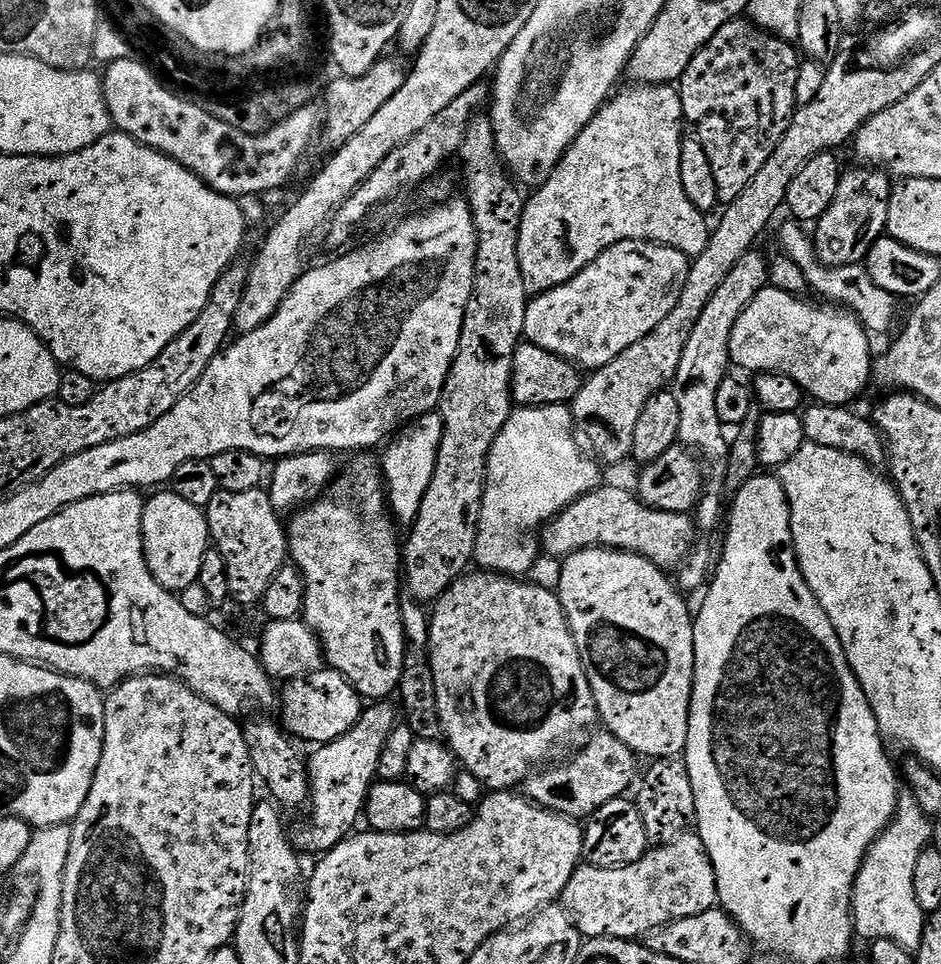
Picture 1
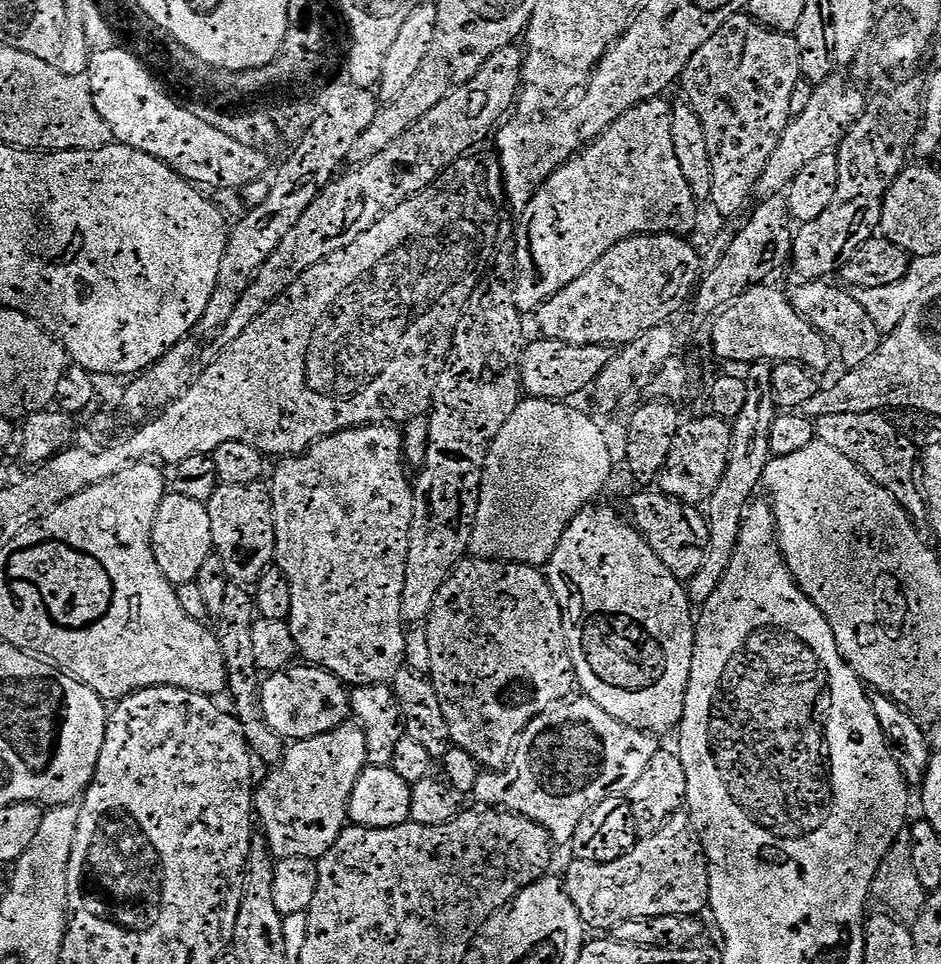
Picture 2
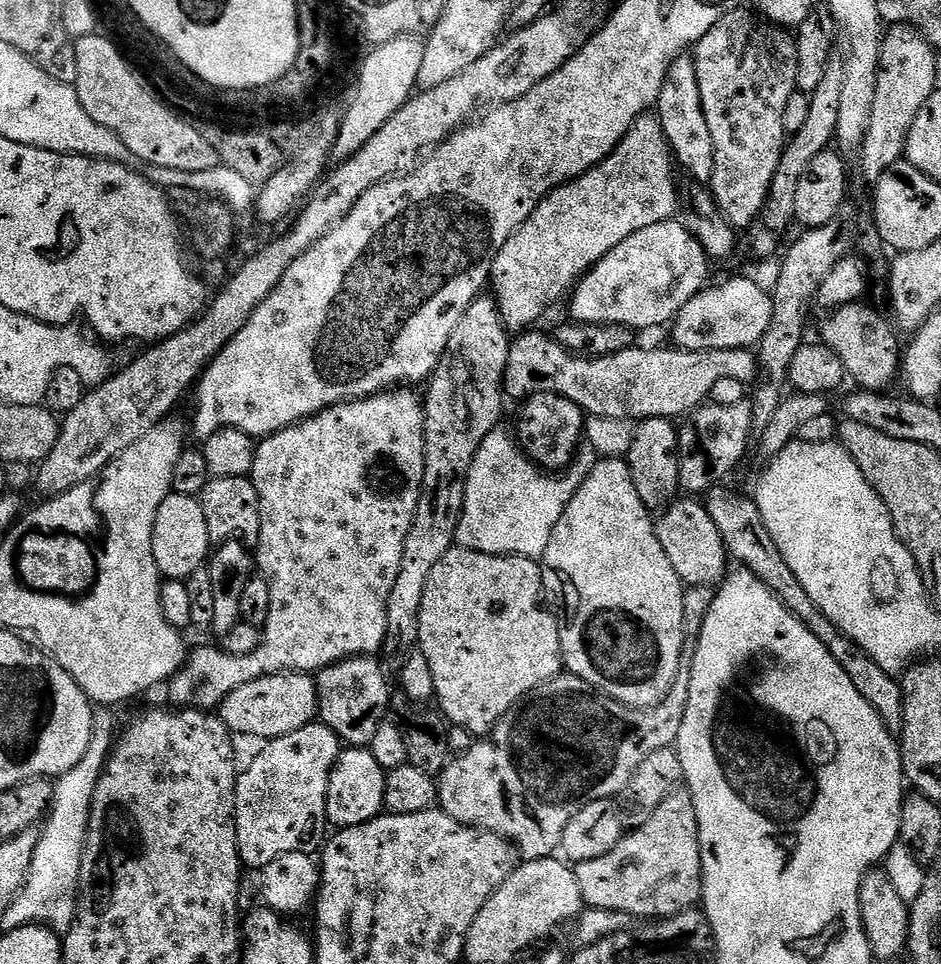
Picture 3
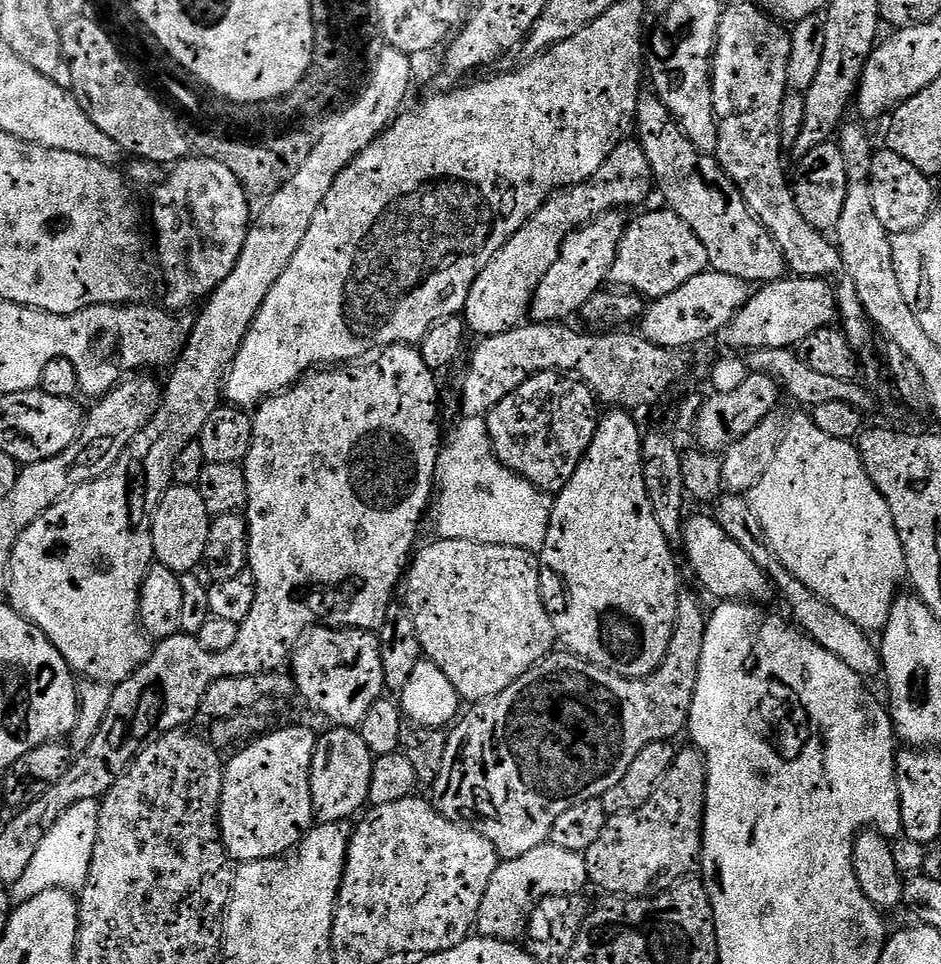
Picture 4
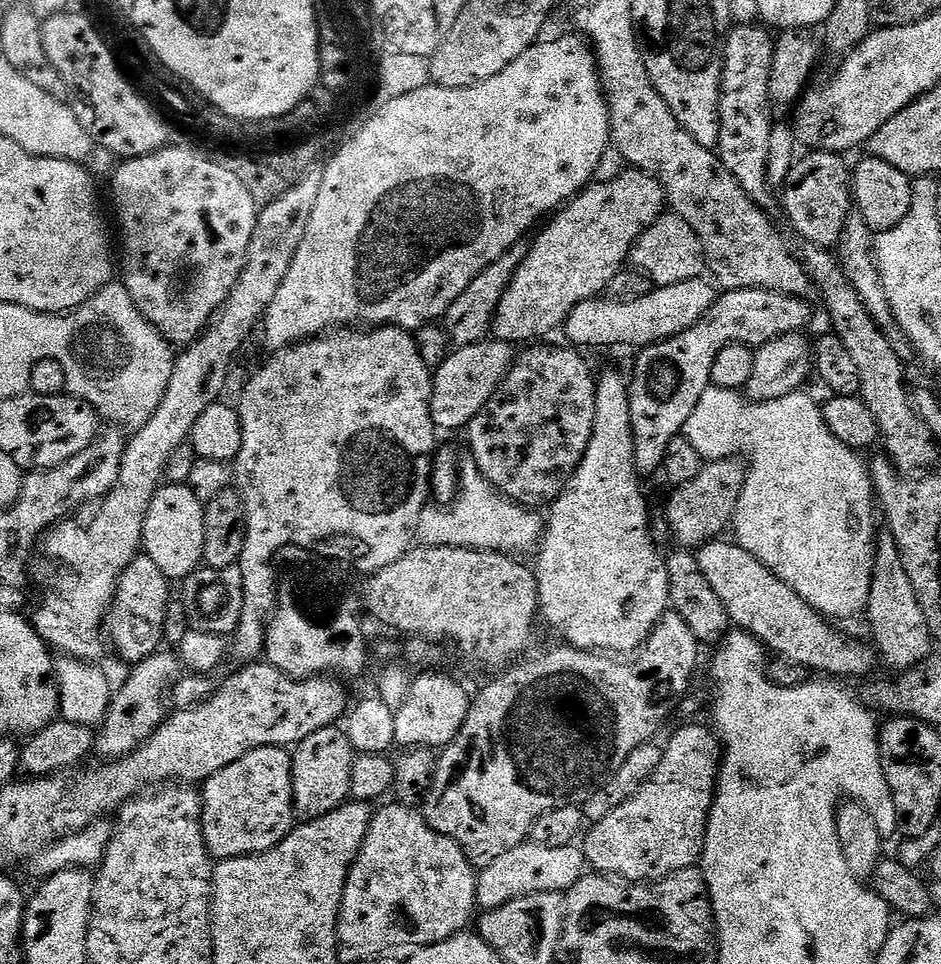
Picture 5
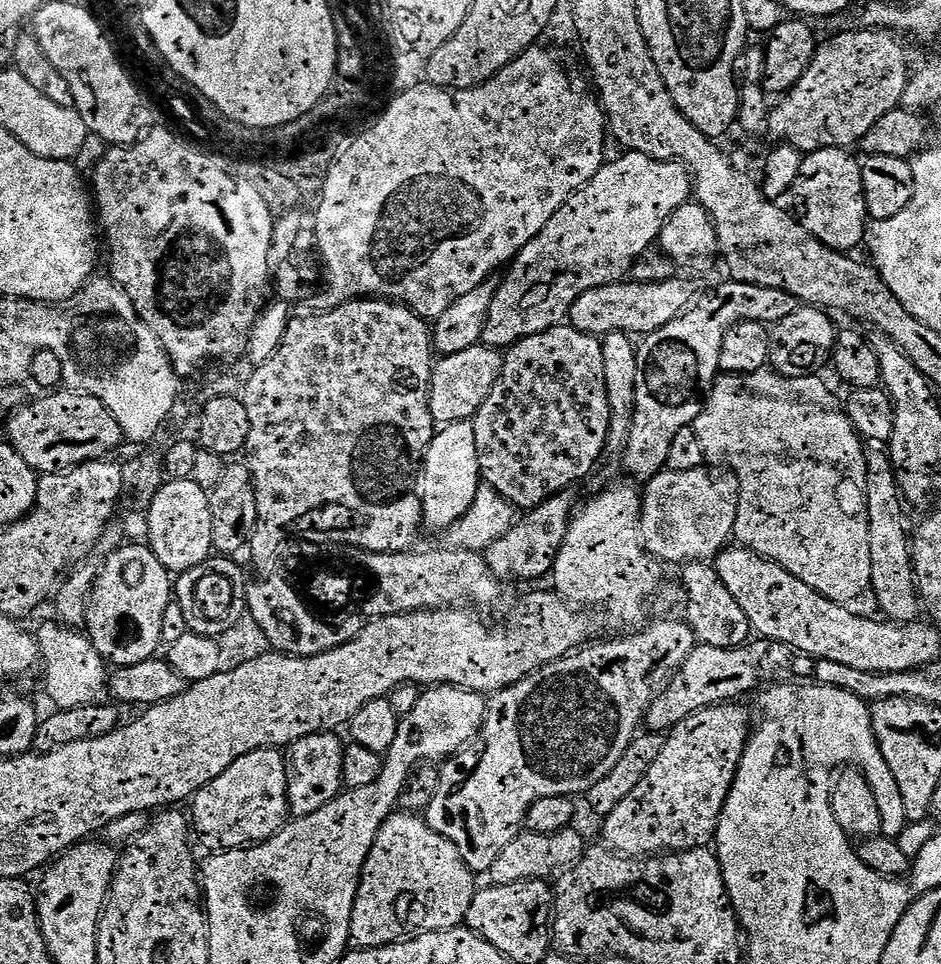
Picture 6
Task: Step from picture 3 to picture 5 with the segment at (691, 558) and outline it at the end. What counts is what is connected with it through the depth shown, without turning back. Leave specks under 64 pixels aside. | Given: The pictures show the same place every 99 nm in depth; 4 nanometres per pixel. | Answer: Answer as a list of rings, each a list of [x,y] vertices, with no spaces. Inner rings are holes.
[[[717,538],[703,549],[702,559],[704,561],[704,572],[712,579],[720,597],[728,605],[731,617],[736,620],[737,625],[743,626],[753,636],[759,638],[765,645],[777,648],[780,652],[785,652],[788,656],[793,656],[796,660],[801,660],[804,664],[809,664],[812,668],[821,668],[824,674],[840,674],[836,672],[868,672],[872,668],[872,652],[868,648],[863,648],[860,644],[855,644],[852,640],[847,640],[836,628],[831,628],[827,624],[825,617],[819,608],[812,606],[805,600],[788,581],[776,575],[771,568],[767,568],[761,560],[752,555],[739,543],[727,544],[727,539]]]

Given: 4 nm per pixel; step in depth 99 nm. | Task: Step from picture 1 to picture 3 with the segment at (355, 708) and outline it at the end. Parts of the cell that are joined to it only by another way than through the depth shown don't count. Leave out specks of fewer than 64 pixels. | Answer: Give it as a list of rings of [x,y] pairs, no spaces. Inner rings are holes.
[[[280,672],[255,679],[232,691],[220,701],[218,715],[233,735],[246,734],[270,741],[313,723],[318,709],[315,679],[309,673]]]

